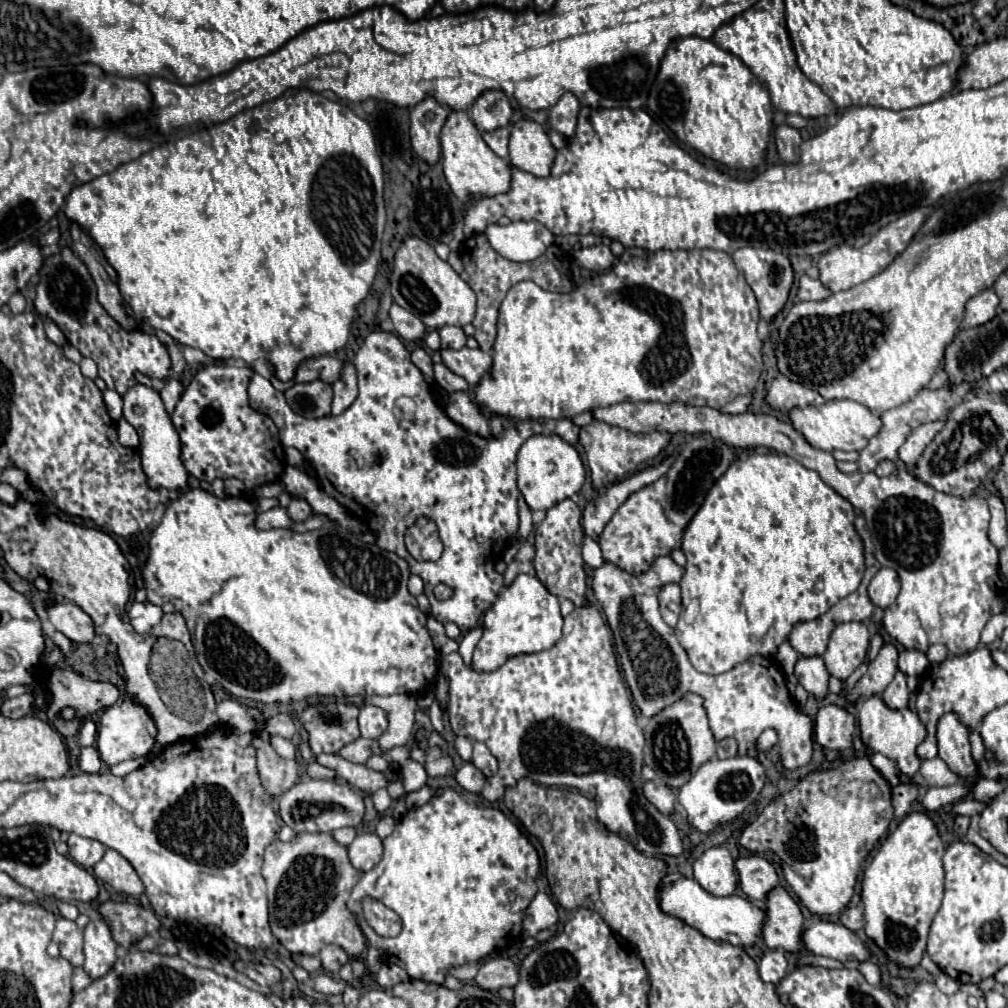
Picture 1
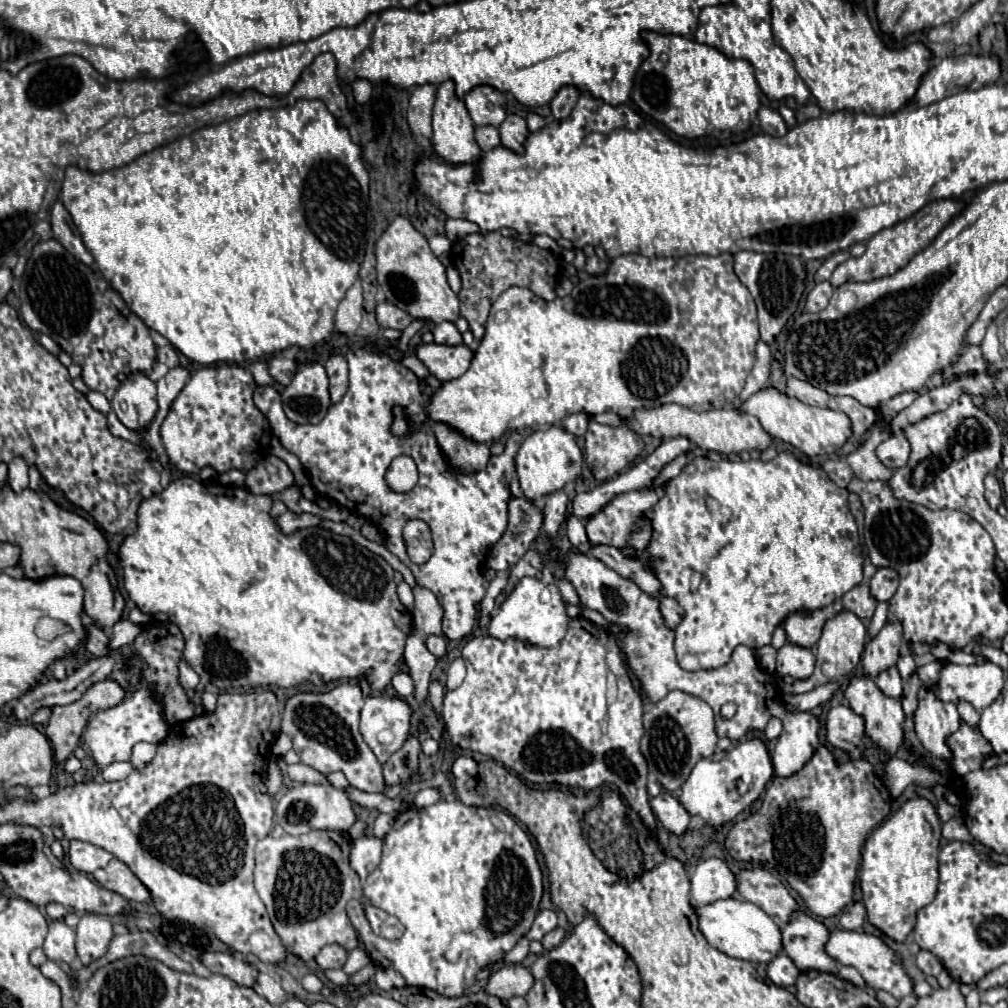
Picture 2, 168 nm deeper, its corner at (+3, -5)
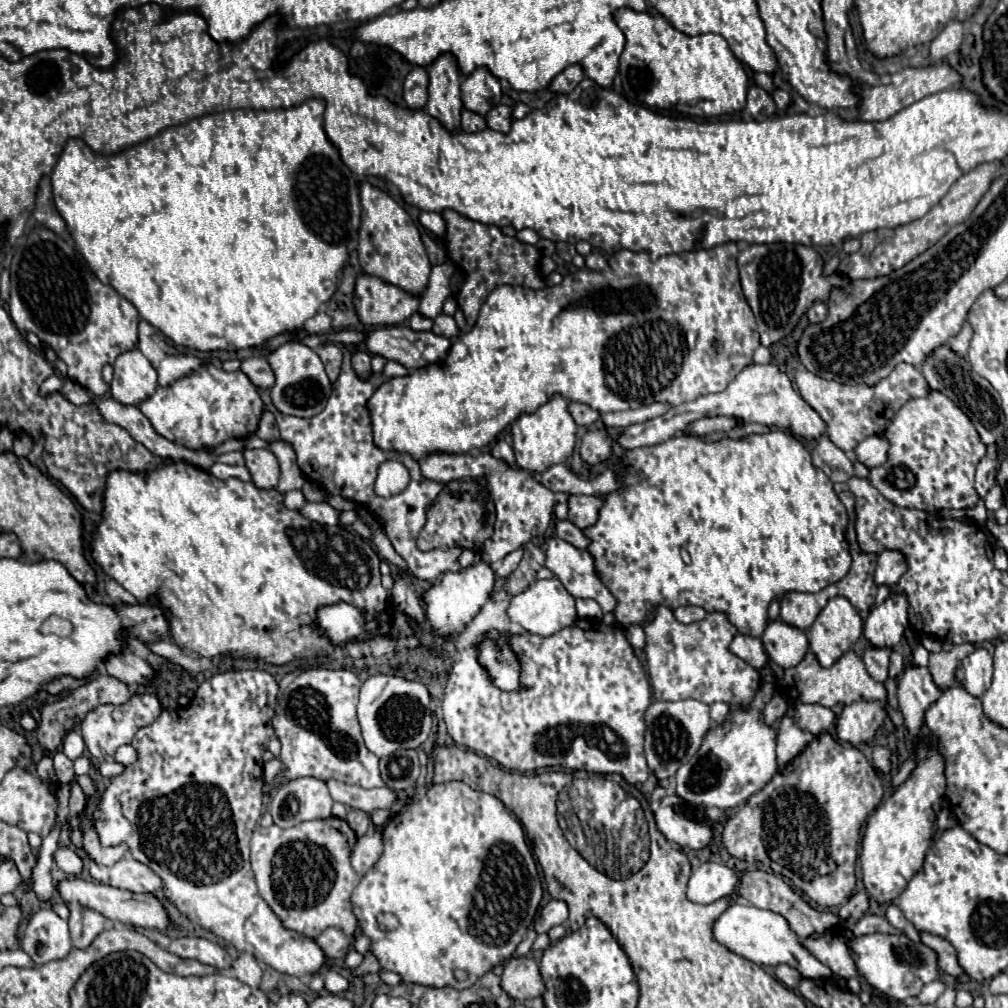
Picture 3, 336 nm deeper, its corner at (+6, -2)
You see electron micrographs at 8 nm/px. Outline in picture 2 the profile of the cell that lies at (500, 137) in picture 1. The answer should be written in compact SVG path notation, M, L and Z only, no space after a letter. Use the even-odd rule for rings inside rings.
M481 126L481 128L475 128L475 140L479 144L479 148L483 152L491 152L493 148L497 148L501 144L499 140L499 130L493 128L493 126Z

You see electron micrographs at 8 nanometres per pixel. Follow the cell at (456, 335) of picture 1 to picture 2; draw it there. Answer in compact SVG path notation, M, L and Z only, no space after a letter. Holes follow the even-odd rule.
M437 324L433 328L433 336L435 336L437 344L449 344L449 346L463 344L463 338L461 338L459 330L455 328L455 324Z

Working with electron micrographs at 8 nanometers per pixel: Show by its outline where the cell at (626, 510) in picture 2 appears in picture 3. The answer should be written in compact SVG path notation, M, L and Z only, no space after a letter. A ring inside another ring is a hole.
M570 495L568 497L568 521L584 529L596 521L596 513L602 505L598 495Z

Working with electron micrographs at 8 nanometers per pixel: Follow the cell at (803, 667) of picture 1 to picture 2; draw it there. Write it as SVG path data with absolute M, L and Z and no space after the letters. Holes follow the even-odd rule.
M785 644L777 652L777 678L799 678L805 680L813 674L815 668L815 654L809 648L801 648L795 644Z

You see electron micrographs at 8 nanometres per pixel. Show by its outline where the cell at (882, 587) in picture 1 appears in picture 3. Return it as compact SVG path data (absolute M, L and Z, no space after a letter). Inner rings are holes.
M882 551L878 557L878 565L876 565L876 573L874 573L874 581L878 585L888 585L894 587L898 583L898 579L906 573L908 565L906 565L906 557L900 551Z

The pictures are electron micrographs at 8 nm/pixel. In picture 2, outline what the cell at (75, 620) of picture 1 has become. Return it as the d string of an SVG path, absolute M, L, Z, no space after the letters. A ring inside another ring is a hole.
M85 626L85 632L87 632L87 638L85 638L85 648L93 654L93 656L105 656L107 654L107 634L103 630L99 630L97 626Z

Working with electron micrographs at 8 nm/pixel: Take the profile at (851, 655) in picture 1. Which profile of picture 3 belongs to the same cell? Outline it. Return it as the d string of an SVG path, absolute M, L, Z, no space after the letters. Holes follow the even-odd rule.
M832 597L810 627L810 651L830 667L850 651L862 633L862 619L846 597Z

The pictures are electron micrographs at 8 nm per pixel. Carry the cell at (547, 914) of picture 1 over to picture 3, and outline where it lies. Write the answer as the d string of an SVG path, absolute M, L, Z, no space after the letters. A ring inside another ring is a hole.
M552 899L538 913L538 917L536 917L536 931L538 933L546 933L552 927L562 925L566 919L568 919L568 905L564 901Z

